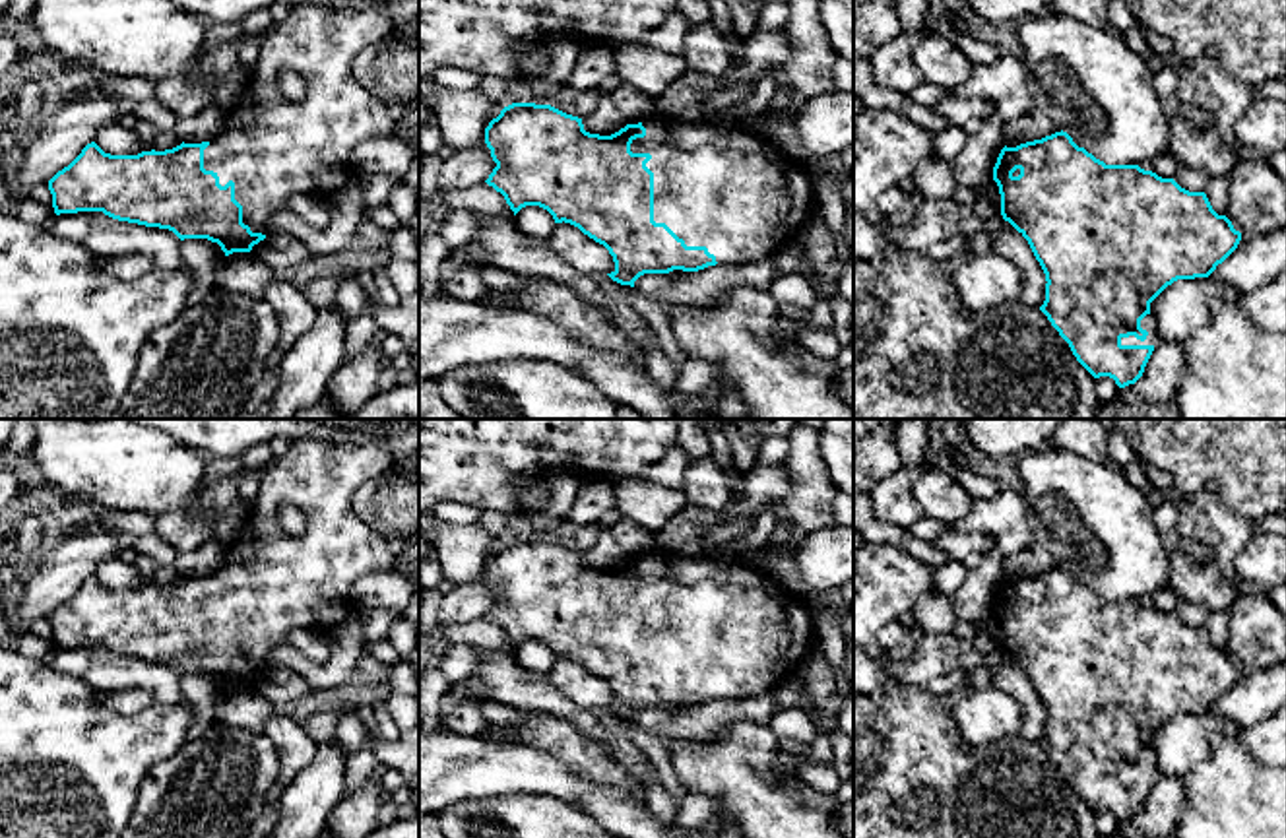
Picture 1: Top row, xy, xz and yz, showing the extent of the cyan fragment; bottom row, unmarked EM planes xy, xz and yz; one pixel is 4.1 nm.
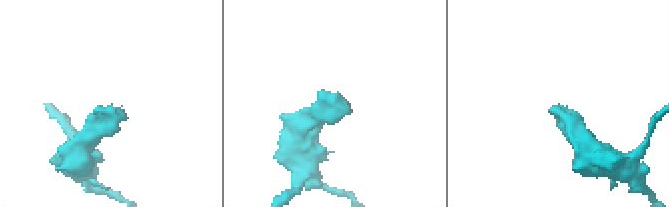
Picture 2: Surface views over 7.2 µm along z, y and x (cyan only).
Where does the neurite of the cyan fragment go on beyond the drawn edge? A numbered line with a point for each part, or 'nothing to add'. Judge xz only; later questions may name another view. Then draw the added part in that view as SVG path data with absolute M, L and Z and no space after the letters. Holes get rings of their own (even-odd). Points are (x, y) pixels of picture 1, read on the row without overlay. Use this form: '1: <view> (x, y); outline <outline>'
1: xz (720, 619); outline M673 551L642 555L644 572L630 578L632 588L650 588L654 607L654 656L665 658L687 681L706 681L722 700L760 696L791 679L815 650L815 627L807 609L770 572L725 553L687 557Z

